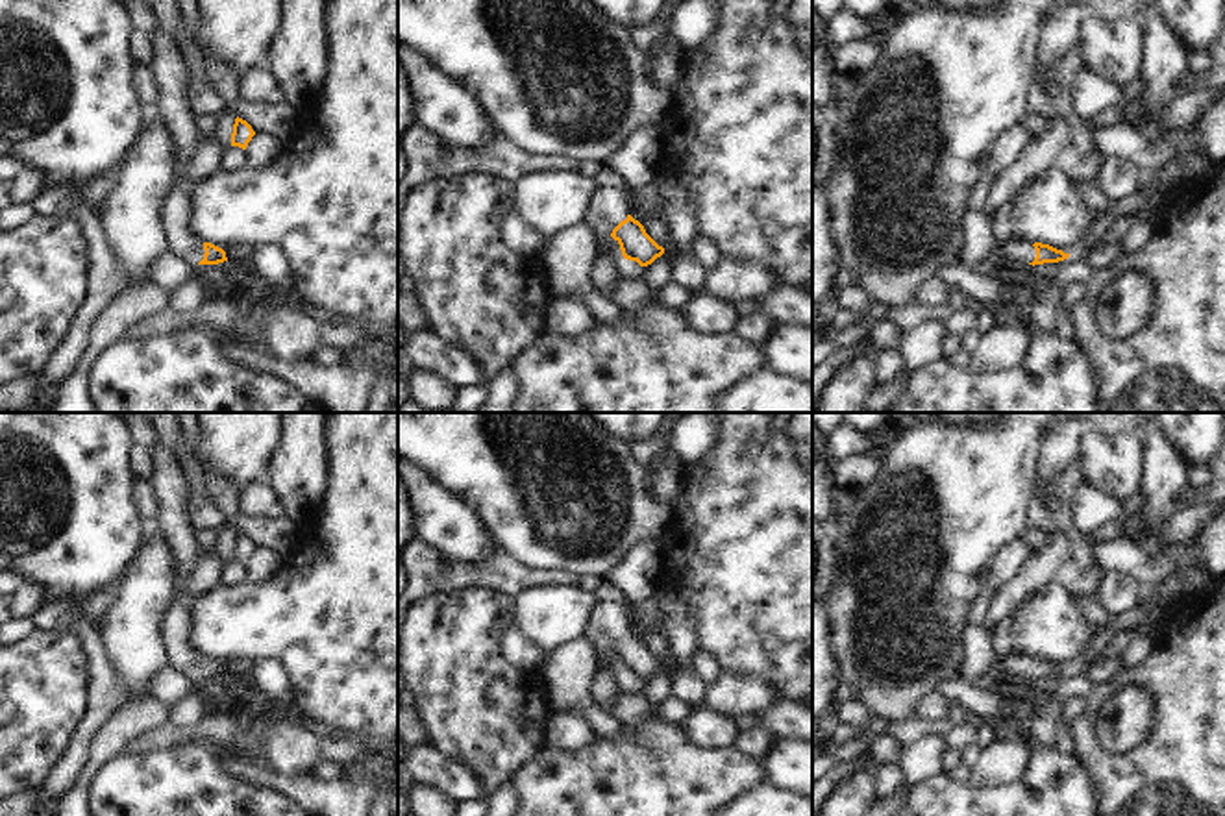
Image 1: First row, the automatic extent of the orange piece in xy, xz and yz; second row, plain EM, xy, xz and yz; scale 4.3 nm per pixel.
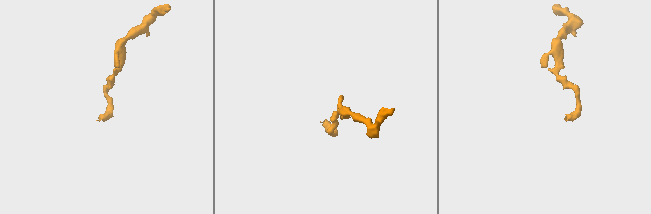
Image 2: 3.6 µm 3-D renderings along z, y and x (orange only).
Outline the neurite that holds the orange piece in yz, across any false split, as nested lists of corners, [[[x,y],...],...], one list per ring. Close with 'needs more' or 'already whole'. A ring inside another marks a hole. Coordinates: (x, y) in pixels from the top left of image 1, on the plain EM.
[[[1008,655],[1001,661],[1005,674],[1029,679],[1058,677],[1070,672],[1062,664],[1057,664],[1042,657]]]; needs more

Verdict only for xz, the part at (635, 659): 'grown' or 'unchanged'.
grown

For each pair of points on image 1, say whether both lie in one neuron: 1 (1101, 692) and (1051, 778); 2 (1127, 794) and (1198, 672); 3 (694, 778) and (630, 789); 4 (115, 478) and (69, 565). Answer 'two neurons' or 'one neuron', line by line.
1: two neurons
2: one neuron
3: one neuron
4: one neuron

